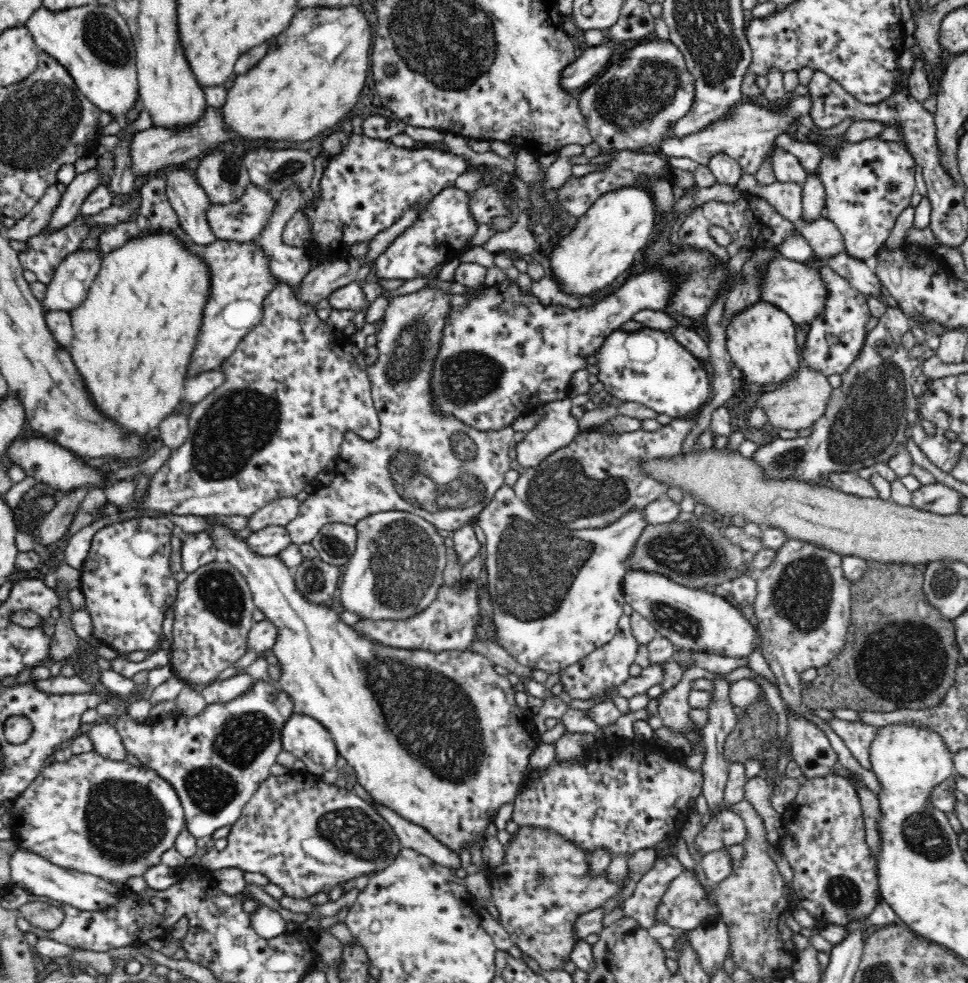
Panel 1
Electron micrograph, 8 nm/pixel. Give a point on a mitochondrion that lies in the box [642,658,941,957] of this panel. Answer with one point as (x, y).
(844, 891)

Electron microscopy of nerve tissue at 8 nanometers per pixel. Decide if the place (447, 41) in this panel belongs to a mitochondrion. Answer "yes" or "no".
yes

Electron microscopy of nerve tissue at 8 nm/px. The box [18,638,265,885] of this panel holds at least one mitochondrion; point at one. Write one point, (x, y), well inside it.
(124, 822)

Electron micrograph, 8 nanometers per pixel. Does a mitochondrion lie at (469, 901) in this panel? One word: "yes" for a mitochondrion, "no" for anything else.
no

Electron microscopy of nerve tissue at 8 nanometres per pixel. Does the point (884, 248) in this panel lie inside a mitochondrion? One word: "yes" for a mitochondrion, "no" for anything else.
no

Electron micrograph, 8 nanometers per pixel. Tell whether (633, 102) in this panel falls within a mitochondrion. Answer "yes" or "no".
yes

